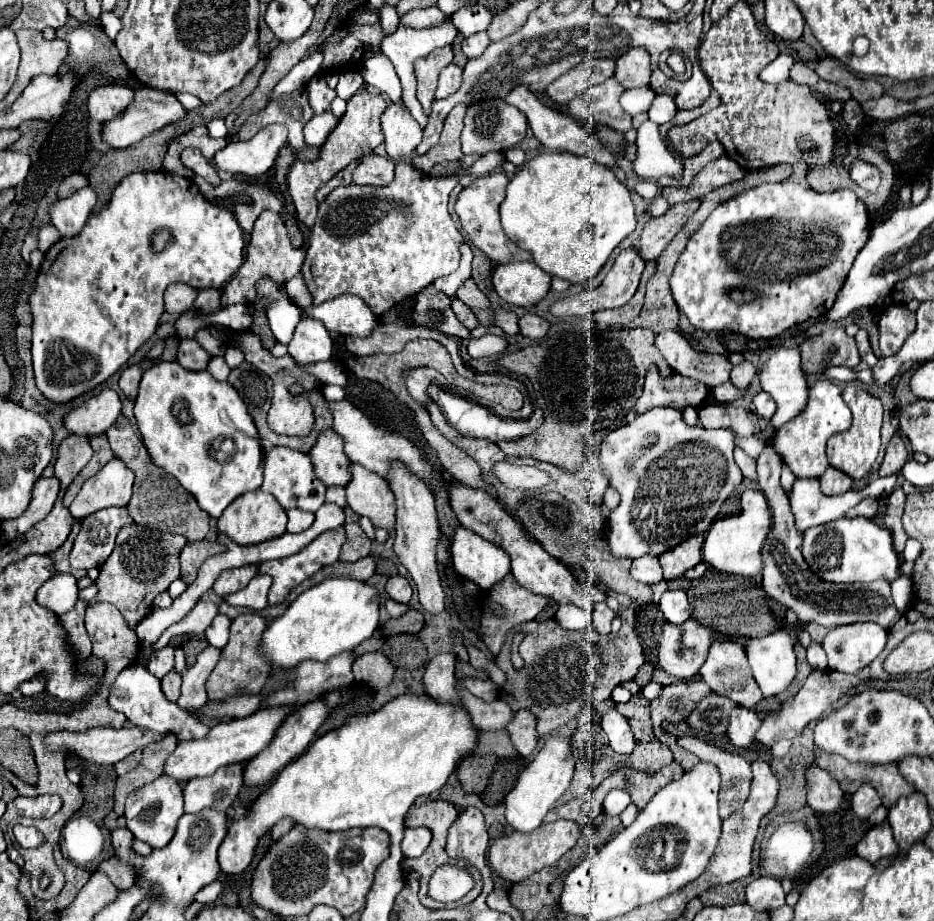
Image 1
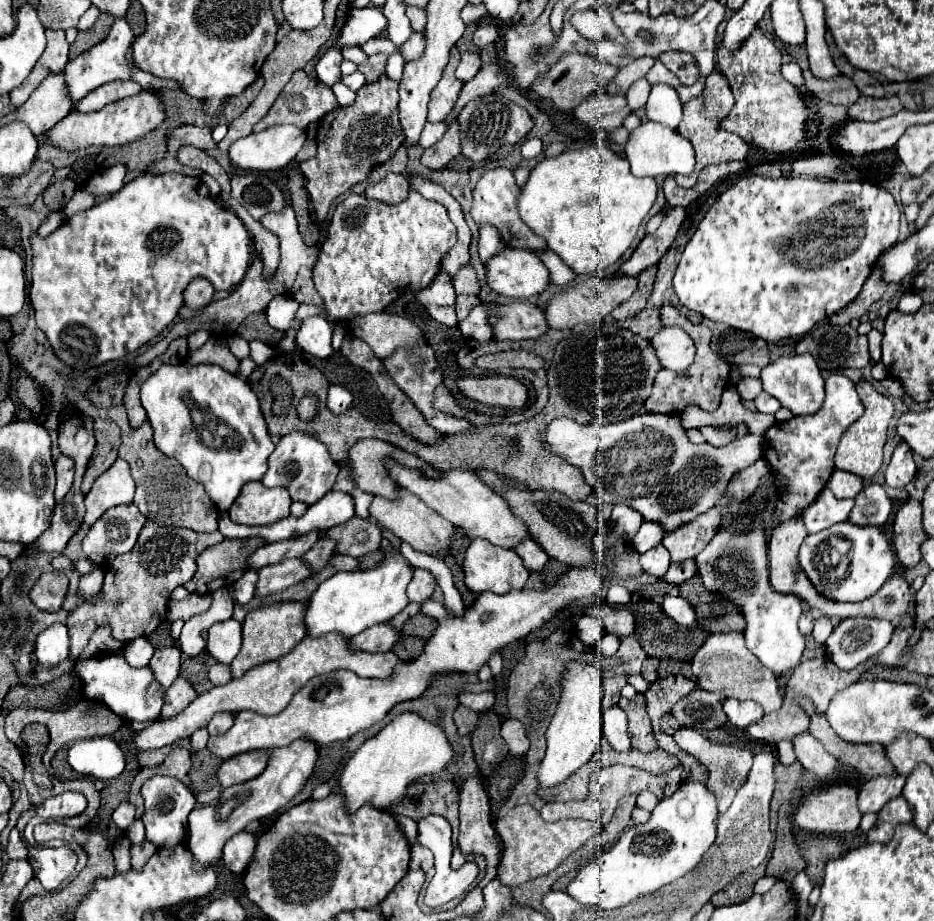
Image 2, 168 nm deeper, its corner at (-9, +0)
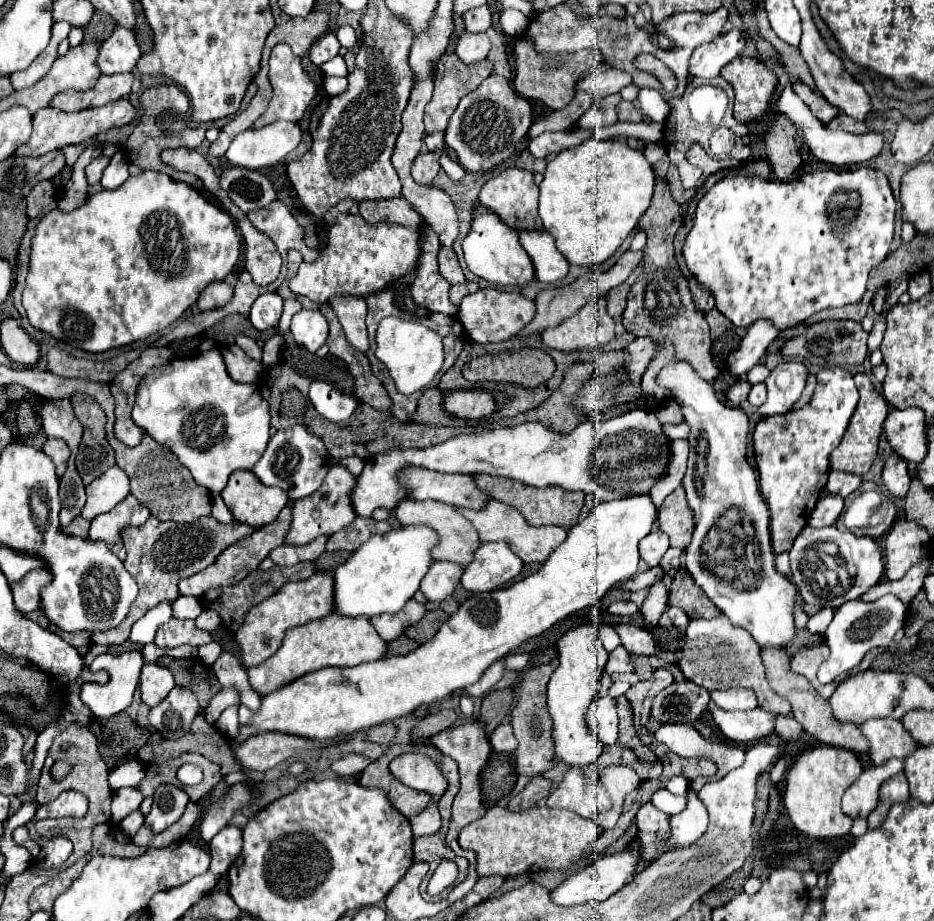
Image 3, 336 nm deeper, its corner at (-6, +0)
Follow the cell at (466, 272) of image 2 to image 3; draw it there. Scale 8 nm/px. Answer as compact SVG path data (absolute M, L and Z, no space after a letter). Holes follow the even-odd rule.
M441 249L439 251L439 273L451 283L451 285L461 285L465 283L463 269L459 267L457 255L453 249Z

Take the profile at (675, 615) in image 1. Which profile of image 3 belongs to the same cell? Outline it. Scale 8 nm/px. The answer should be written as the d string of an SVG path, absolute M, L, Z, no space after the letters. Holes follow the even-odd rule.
M669 607L667 609L667 615L669 615L669 619L673 621L673 625L677 629L685 629L689 625L689 617L681 609L677 609L677 607Z

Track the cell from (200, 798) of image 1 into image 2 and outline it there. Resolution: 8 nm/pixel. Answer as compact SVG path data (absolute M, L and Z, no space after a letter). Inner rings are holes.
M248 751L244 755L234 755L234 759L222 761L218 769L220 787L230 787L234 783L242 783L260 775L270 759L270 751Z

